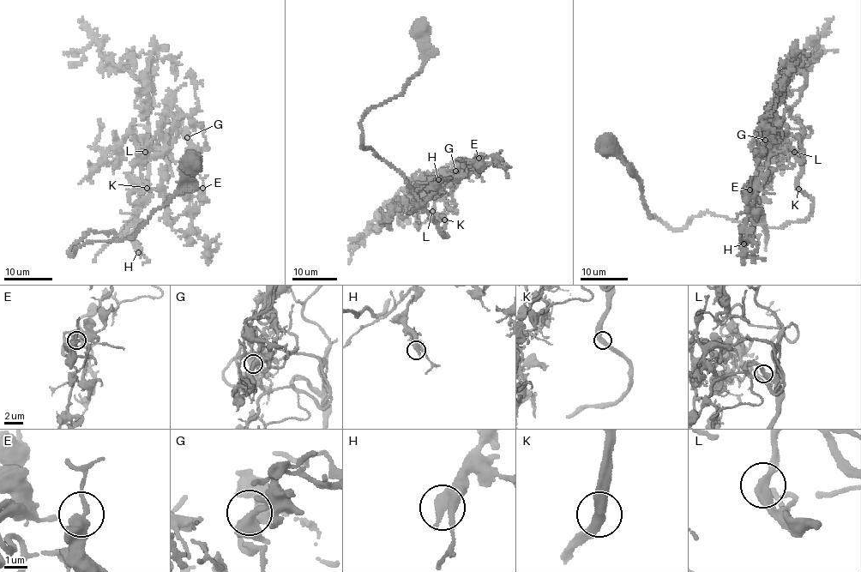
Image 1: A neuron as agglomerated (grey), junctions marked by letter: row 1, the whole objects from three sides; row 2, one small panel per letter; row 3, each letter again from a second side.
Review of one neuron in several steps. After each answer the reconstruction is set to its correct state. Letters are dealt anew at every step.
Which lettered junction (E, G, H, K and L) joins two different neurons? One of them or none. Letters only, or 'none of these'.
none of these

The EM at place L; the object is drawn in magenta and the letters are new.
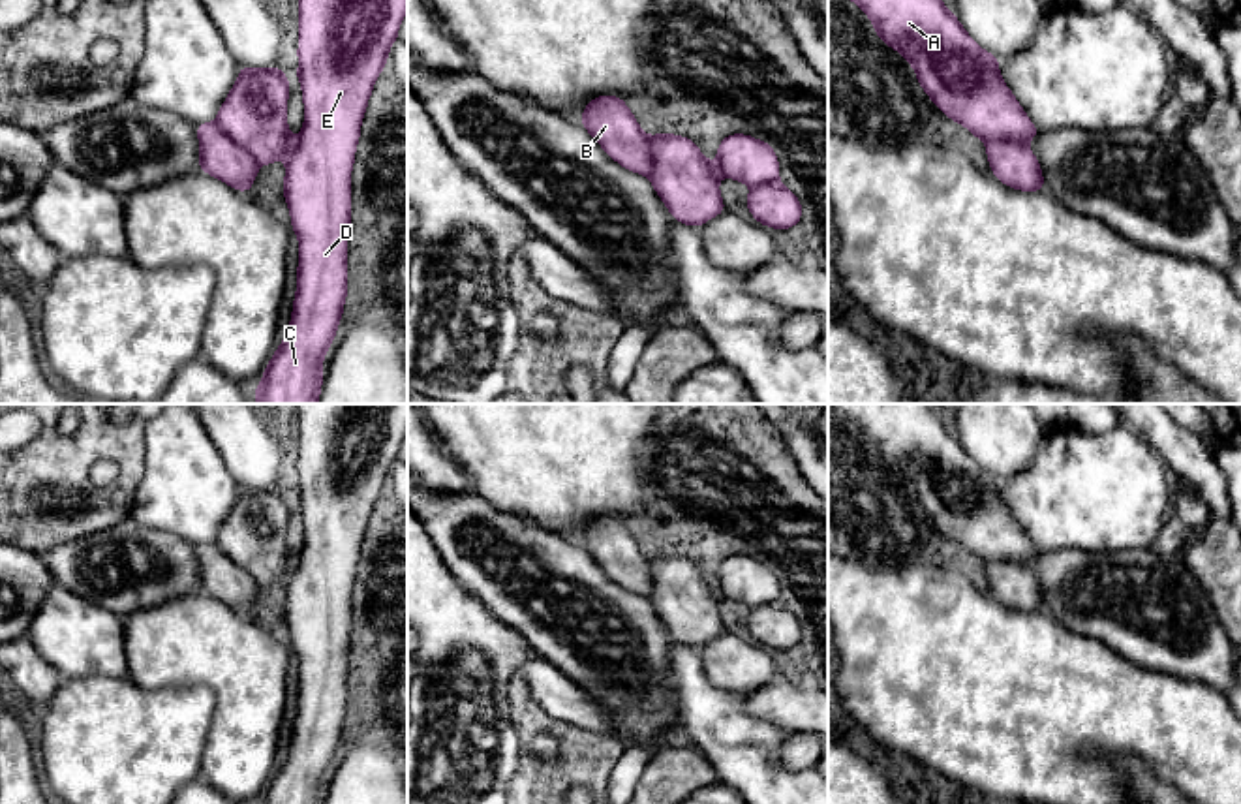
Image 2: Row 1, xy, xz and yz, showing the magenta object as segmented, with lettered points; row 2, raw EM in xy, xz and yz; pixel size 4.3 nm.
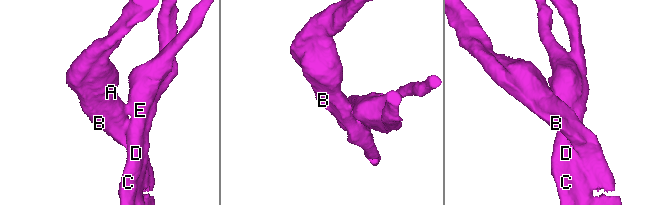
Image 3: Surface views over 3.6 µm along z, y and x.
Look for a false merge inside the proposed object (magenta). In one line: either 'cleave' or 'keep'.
keep

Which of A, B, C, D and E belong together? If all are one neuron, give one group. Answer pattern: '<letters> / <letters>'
A B C D E

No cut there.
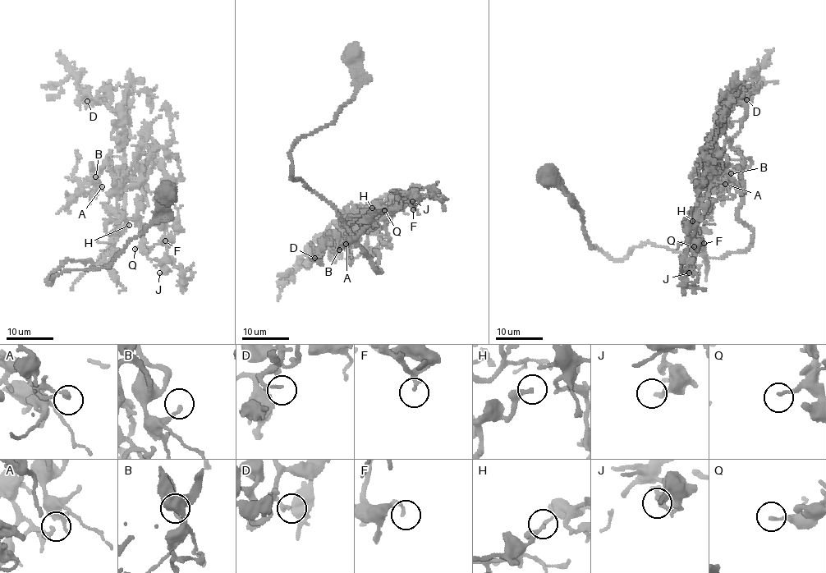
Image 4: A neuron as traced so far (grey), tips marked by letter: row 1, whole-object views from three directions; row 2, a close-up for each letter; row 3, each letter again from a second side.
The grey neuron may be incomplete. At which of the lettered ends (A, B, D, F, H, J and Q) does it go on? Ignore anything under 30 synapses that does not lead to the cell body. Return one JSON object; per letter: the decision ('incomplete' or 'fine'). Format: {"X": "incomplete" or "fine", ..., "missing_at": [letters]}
{"A": "fine", "B": "fine", "D": "fine", "F": "fine", "H": "fine", "J": "fine", "Q": "fine", "missing_at": []}

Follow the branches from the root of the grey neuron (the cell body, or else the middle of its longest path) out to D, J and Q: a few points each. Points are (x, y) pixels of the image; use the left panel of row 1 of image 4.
D: (166, 194), (115, 261), (48, 282), (66, 261), (98, 262), (124, 215), (131, 103), (87, 101)
J: (166, 194), (115, 261), (48, 281), (66, 261), (98, 262), (127, 177), (167, 212), (159, 272)
Q: (166, 194), (115, 261), (48, 282), (66, 261), (98, 262), (127, 177), (147, 203), (136, 201), (135, 249)

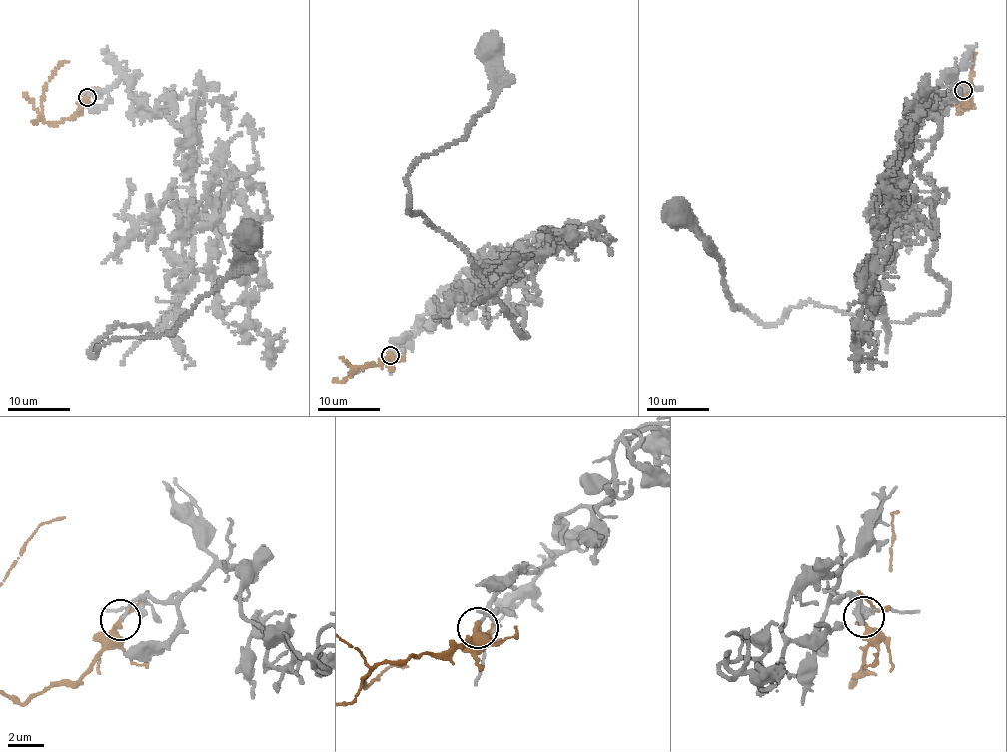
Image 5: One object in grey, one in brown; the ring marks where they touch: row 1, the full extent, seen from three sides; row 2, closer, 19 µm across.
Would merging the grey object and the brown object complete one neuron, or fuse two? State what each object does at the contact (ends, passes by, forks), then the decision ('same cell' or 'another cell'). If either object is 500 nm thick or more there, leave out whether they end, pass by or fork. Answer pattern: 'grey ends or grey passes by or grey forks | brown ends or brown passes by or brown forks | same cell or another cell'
grey ends | brown forks | another cell

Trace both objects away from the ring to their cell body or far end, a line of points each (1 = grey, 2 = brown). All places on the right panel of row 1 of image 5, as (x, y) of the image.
1: (963, 89), (949, 76), (902, 121), (939, 124), (918, 168), (936, 312), (806, 302), (760, 324), (675, 213)
2: (963, 89), (963, 109), (958, 113), (975, 53)

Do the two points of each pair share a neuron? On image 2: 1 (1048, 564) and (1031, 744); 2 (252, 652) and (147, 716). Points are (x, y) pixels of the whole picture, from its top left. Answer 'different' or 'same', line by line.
1: different
2: different

